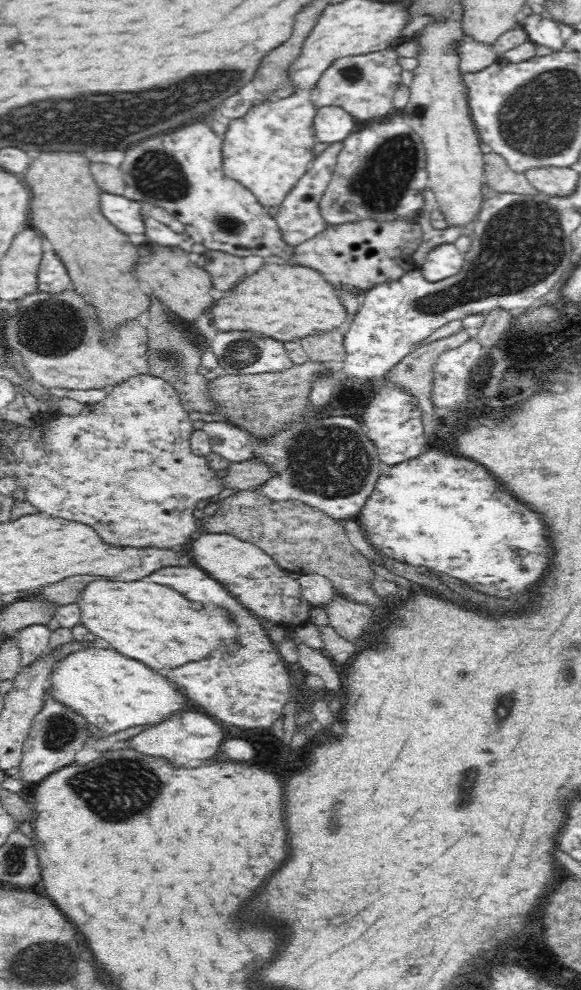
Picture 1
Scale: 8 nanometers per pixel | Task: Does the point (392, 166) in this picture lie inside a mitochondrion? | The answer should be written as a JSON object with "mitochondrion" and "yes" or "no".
{"mitochondrion":"yes"}

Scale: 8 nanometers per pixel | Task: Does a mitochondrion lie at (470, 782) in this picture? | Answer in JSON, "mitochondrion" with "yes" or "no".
{"mitochondrion":"yes"}

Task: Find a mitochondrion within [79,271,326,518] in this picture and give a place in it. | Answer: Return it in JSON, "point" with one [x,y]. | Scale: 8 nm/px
{"point":[176,358]}

